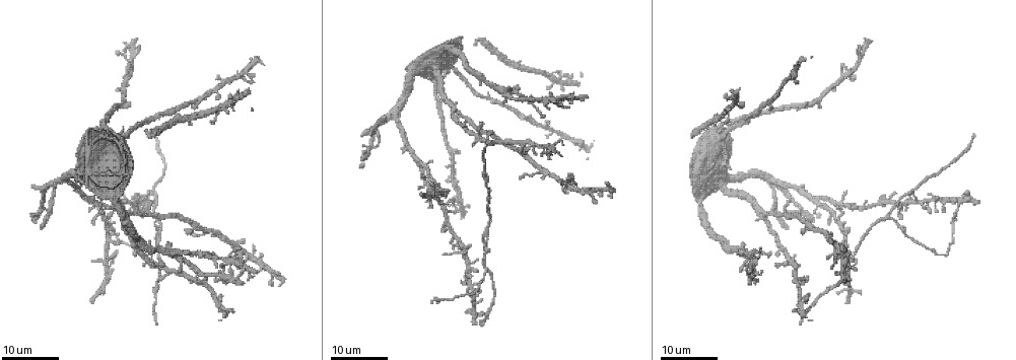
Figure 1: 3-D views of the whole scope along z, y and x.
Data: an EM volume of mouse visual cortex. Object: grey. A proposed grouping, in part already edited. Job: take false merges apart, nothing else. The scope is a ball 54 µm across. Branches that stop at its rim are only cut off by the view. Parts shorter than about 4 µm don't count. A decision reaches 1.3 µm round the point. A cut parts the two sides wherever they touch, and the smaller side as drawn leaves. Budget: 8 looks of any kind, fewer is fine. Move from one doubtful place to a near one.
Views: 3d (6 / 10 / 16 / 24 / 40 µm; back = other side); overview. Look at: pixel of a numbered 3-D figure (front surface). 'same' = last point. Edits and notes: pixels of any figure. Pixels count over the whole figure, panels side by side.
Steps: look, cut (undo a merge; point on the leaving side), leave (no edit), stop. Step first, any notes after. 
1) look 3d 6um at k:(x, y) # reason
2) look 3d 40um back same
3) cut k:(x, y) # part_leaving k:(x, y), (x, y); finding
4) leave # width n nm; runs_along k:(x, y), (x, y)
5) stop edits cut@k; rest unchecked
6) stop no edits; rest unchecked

look 3d 24um at 1:(914, 188) # three arms meet

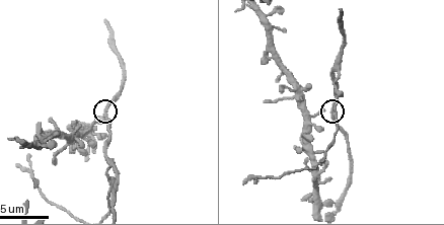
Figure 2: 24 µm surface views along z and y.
look 3d 6um at 2:(107, 114)

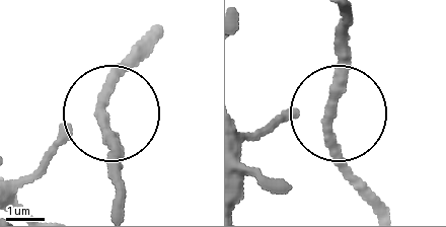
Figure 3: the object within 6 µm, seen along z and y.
leave # all the same neuron

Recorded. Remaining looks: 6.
look 3d 16um at 2:(338, 69) # three-way junction

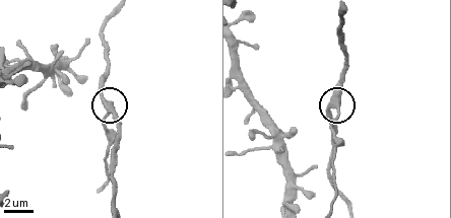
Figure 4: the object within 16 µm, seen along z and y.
look 3d 6um at 4:(338, 106)

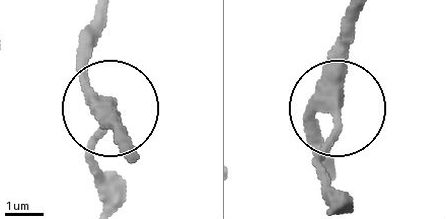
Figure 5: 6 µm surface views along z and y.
leave # side_arm 25 um; one neuron here

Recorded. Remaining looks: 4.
look 3d 16um at 1:(824, 292) # sudden change in width

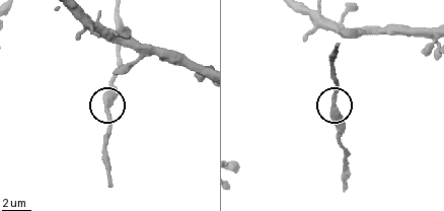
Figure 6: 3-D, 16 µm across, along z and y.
look 3d 10um at 6:(333, 104)

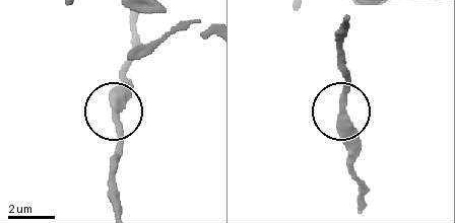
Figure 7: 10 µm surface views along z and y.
leave # runs_along 7:(132, 19), (126, 95), (114, 119), (120, 151); continuous, no second neuron

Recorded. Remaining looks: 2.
look 3d 16um at 1:(742, 192) # thick turns thin

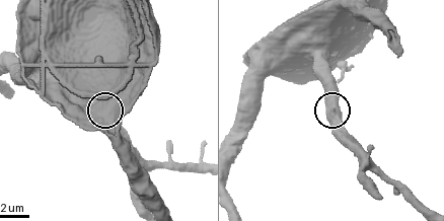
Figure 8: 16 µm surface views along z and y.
look 3d 10um at 8:(326, 112)

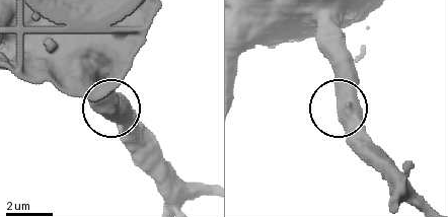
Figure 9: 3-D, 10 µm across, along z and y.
leave # width 710 nm; one neuron here

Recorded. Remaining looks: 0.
stop no edits; rest unchecked

